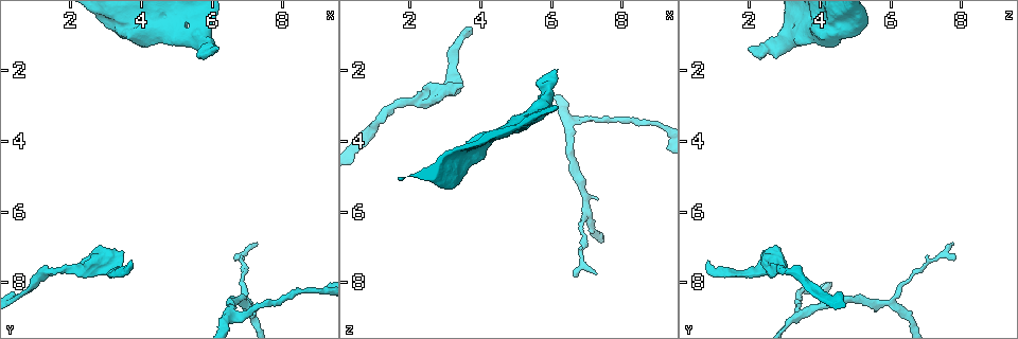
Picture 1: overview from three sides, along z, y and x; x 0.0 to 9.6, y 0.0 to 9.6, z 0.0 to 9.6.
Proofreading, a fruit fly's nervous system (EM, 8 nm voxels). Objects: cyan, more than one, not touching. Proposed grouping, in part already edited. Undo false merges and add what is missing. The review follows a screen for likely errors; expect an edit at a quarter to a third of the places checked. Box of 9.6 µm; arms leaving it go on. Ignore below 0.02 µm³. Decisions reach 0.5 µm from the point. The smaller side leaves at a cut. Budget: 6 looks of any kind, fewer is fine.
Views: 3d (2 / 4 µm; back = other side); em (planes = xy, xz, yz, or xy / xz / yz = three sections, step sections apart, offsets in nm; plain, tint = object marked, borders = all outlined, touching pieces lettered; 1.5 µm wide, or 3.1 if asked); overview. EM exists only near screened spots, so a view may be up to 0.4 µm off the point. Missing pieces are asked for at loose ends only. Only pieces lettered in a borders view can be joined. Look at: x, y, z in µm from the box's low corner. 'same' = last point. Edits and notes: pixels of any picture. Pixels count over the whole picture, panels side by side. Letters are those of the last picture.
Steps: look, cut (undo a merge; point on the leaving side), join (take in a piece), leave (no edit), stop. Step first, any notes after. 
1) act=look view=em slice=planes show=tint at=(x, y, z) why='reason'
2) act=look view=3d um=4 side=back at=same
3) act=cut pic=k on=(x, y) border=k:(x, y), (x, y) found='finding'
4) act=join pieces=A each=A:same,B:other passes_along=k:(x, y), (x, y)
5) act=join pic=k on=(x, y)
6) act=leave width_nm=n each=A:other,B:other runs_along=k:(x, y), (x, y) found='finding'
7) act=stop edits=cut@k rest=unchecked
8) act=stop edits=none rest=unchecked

act=look view=em slice=yz step=8 show=tint at=(6.70, 7.30, 7.90)

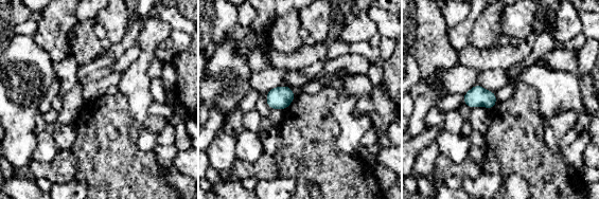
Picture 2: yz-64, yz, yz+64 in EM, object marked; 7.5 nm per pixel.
act=look view=em slice=planes show=borders at=same why='another direction'

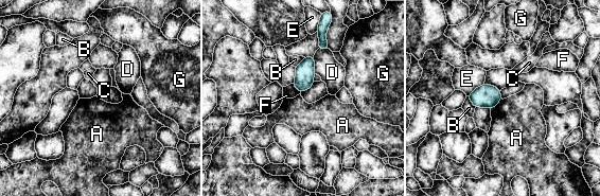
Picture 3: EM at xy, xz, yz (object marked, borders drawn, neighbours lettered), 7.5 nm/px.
act=leave width_nm=140 each=A:other,B:other,C:other,D:other,E:other,F:other,G:other border=3:(501, 99), (491, 109) found='none of them fits'

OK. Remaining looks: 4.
act=look view=em slice=planes show=borders at=(6.05, 1.40, 1.95) why='an open end'

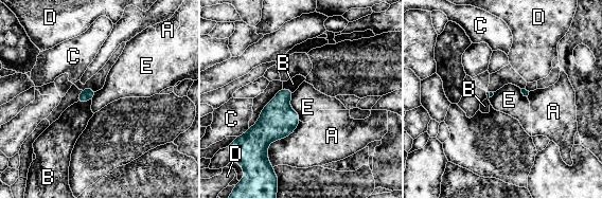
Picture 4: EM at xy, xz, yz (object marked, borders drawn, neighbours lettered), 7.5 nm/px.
act=join pieces=B each=A:other,B:same,C:other,D:other,E:other passes_along=4:(88, 93), (84, 102), (73, 121) found='it goes on there'

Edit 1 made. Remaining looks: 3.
act=look view=overview why='redraw'

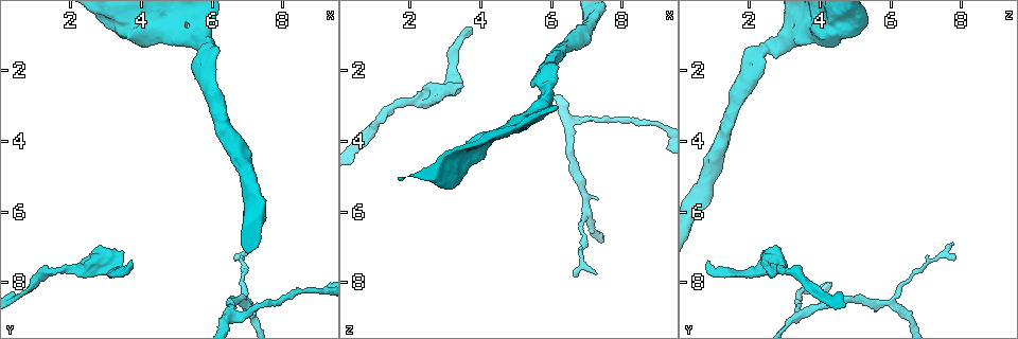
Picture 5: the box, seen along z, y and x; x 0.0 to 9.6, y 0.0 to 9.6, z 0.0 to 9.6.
act=look view=em slice=planes show=borders at=(3.65, 7.40, 0.90) why='branch stops here'

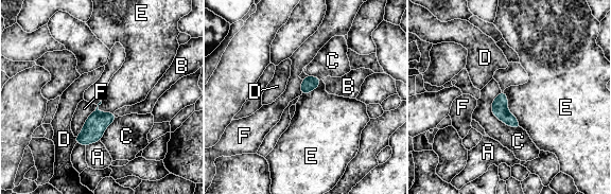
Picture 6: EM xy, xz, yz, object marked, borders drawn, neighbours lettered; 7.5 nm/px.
act=join pieces=B width_nm=80 each=A:other,B:same,C:other,D:other,E:other,F:other passes_along=6:(97, 123), (116, 115), (145, 106) found='it goes on there'

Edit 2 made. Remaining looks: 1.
act=stop edits=join@4,join@6 rest=unchecked

